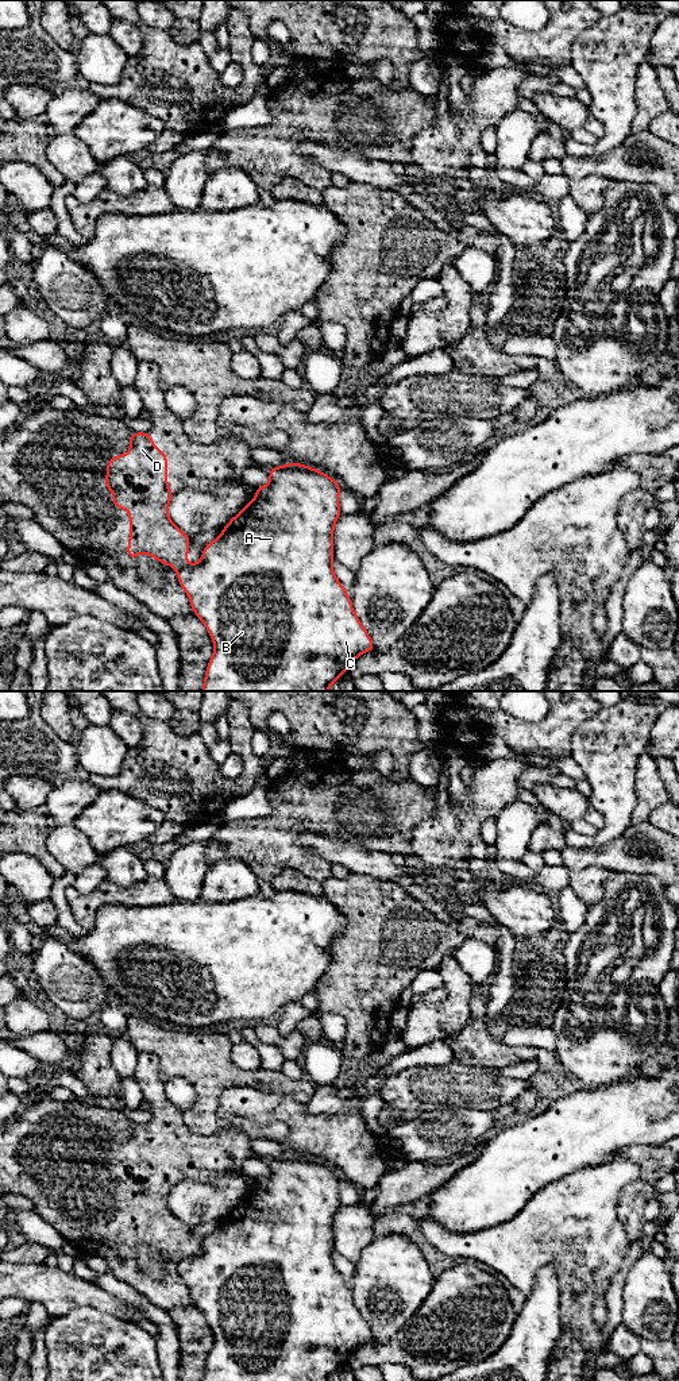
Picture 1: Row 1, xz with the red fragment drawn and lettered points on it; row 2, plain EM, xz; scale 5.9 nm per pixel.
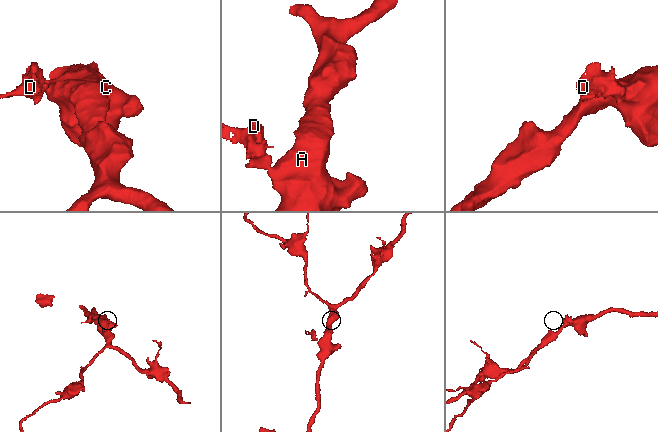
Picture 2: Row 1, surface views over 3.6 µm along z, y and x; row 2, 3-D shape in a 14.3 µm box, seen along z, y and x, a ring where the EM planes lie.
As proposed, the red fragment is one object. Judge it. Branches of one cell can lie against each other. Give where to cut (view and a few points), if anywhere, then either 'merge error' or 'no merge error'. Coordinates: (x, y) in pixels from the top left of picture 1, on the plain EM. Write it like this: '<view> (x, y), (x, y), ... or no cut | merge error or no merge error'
xz (185, 1256), (177, 1261) | merge error

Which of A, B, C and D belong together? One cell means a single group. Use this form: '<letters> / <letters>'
A B C / D

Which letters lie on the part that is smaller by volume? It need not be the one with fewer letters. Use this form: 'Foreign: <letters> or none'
Foreign: D

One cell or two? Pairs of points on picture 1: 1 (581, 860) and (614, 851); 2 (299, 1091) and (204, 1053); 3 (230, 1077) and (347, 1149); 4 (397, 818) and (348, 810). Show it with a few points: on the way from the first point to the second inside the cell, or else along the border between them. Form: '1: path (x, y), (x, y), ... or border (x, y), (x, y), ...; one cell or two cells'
1: path (589, 857), (606, 857); one cell
2: path (276, 1081), (227, 1075); one cell
3: border (274, 1094), (254, 1087), (228, 1087), (219, 1106); two cells
4: path (385, 814), (361, 810); one cell

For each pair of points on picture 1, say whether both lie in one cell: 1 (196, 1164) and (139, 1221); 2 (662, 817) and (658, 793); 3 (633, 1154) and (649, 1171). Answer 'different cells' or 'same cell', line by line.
1: same cell
2: different cells
3: same cell

